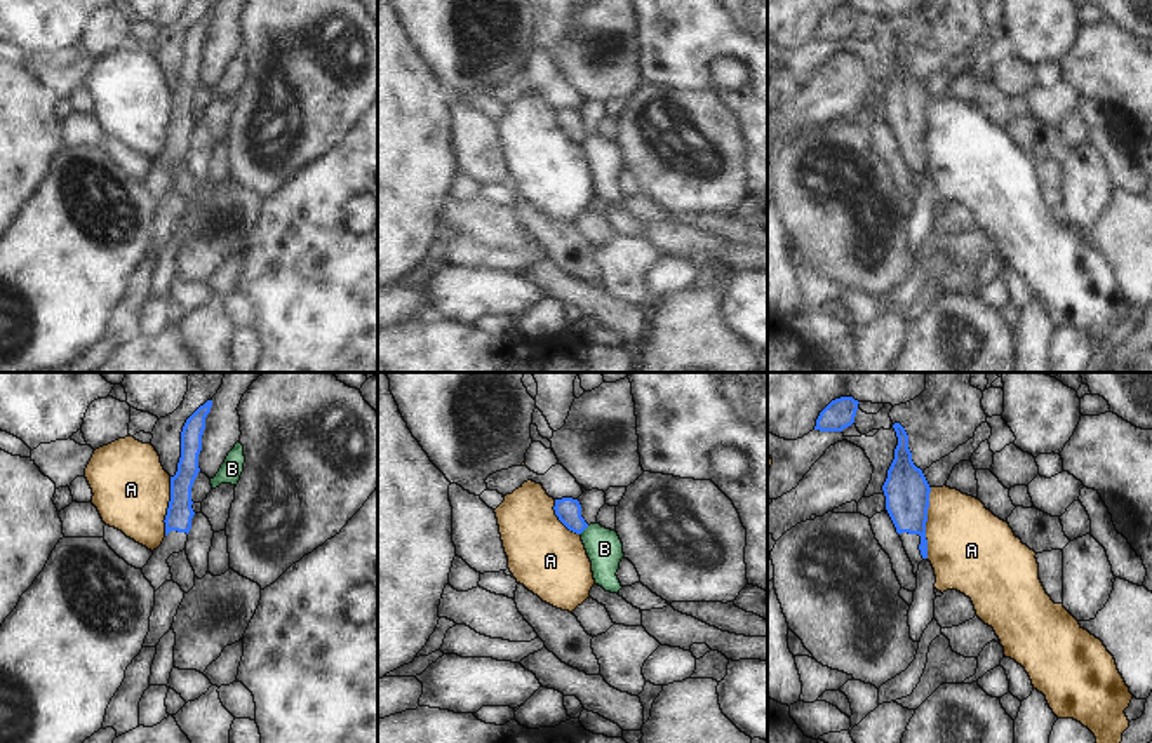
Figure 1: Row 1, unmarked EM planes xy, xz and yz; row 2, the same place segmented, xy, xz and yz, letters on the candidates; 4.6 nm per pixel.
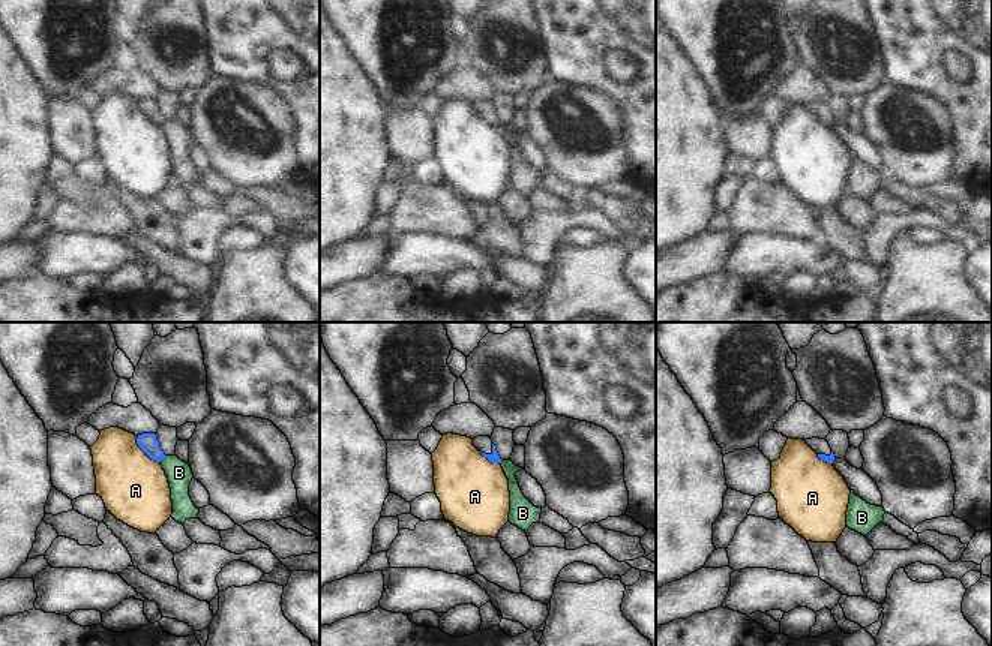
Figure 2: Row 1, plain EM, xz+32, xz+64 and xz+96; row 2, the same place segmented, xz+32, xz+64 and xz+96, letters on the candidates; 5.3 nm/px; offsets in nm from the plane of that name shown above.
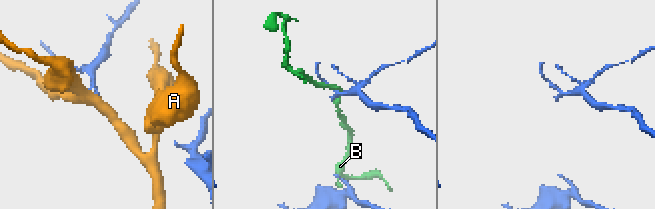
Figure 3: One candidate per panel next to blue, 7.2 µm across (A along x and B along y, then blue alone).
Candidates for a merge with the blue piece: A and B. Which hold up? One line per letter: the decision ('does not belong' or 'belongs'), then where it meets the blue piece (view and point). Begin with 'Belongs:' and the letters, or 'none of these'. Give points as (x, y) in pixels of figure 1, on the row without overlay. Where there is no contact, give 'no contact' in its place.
Belongs: none of these
A: does not belong; contact yz (926, 131)
B: does not belong; contact xz (583, 140)

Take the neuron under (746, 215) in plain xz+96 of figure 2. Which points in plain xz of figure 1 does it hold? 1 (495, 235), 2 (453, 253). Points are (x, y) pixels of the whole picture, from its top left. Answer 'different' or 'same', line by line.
1: different
2: same

